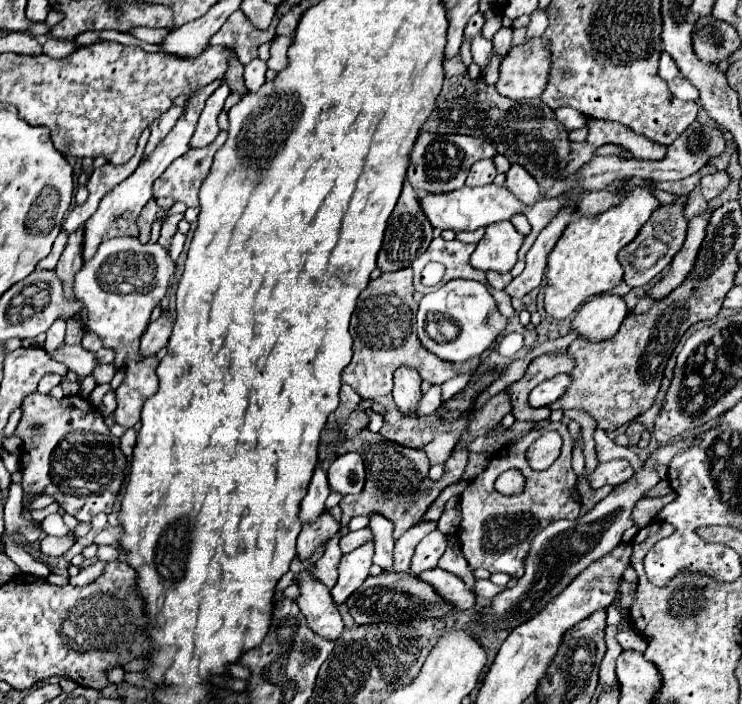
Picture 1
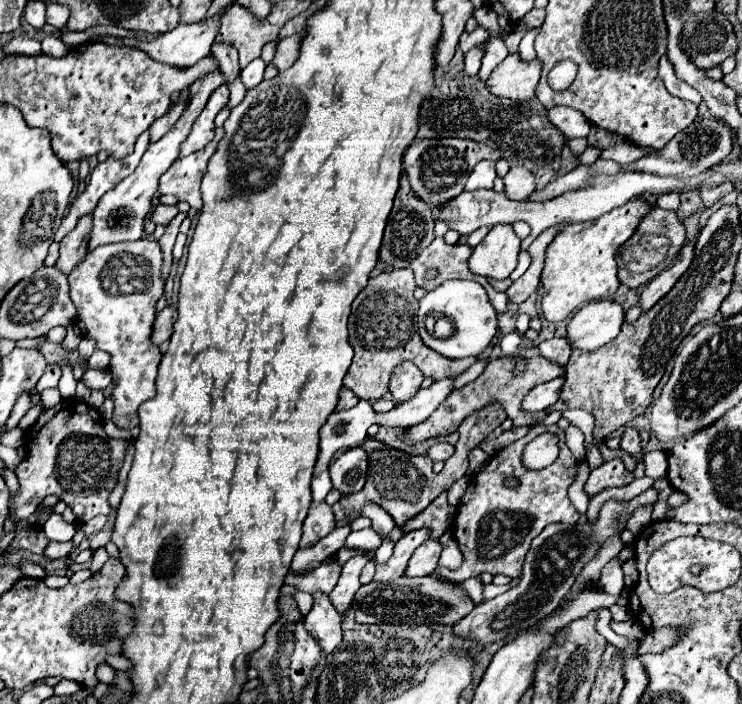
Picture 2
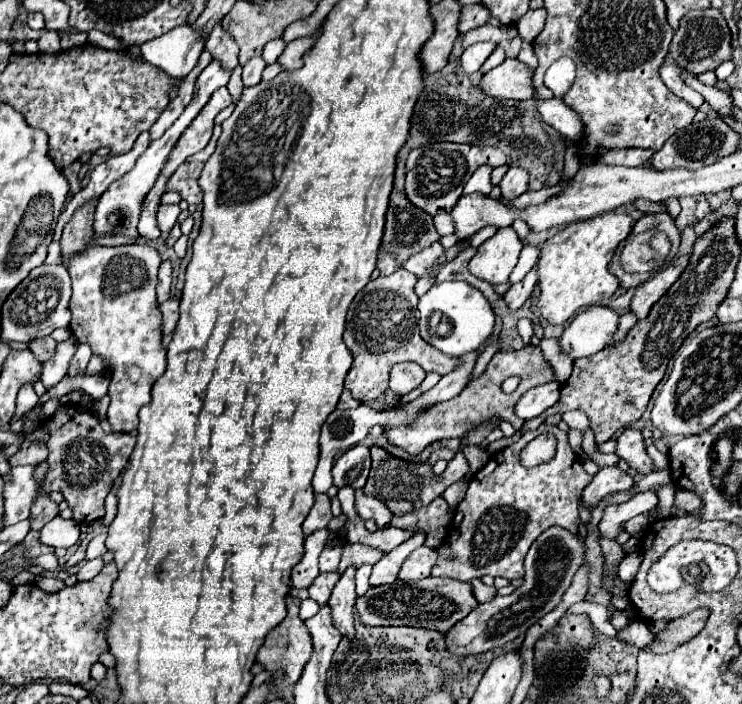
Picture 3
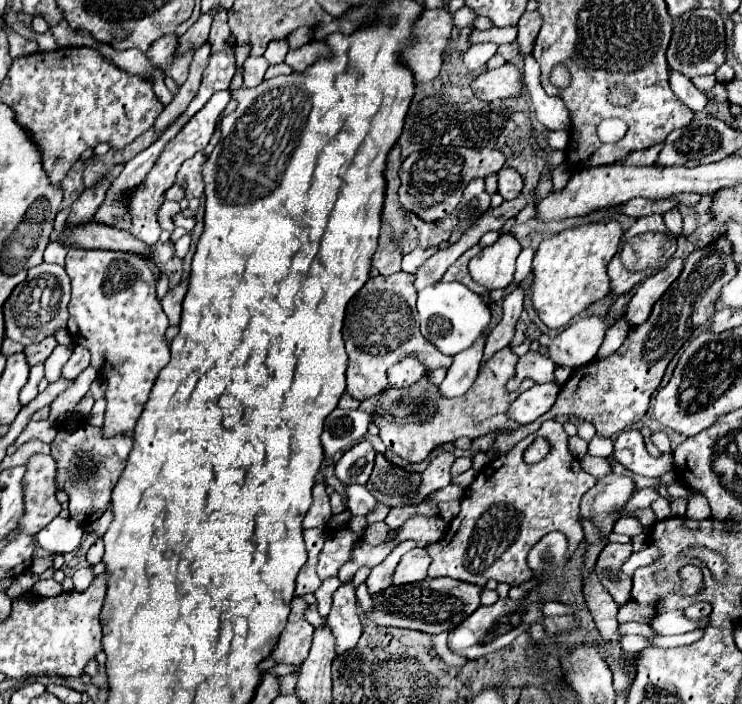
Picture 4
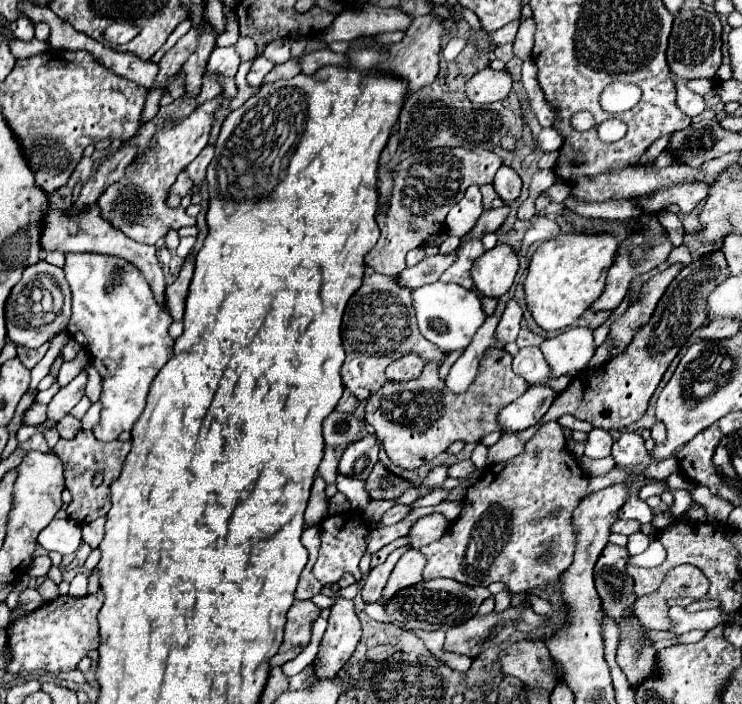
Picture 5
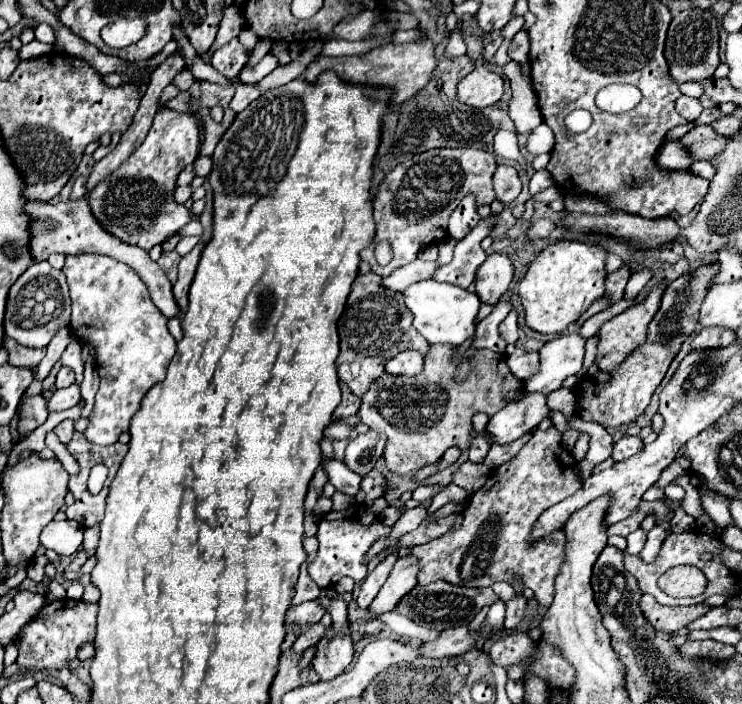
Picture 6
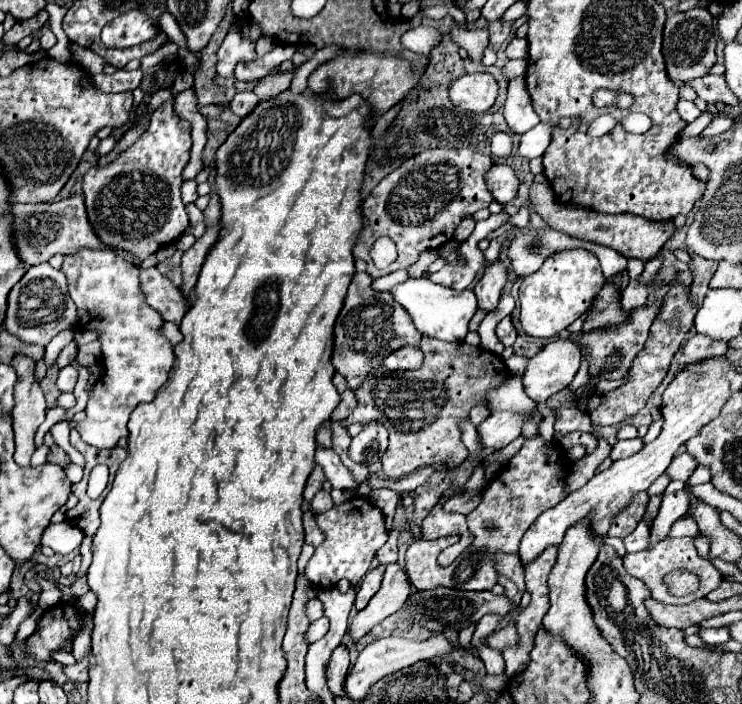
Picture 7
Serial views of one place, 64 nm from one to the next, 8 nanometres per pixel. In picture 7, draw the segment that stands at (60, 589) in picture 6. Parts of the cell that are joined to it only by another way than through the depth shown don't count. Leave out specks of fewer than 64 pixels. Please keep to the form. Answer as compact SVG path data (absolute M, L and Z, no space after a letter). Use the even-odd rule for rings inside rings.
M37 577L36 581L40 584L42 588L38 600L38 606L43 609L48 609L60 602L60 598L63 595L62 591L58 587L56 587L53 582L41 577Z

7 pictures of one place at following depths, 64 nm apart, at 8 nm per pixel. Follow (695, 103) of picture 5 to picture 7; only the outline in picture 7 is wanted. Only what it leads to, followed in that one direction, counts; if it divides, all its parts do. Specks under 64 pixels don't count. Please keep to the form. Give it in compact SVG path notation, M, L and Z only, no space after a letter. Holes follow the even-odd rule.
M684 98L678 100L676 110L678 110L678 114L680 114L686 122L692 122L692 120L696 120L696 118L702 114L702 112L696 108L694 102L688 102L688 100L684 100Z

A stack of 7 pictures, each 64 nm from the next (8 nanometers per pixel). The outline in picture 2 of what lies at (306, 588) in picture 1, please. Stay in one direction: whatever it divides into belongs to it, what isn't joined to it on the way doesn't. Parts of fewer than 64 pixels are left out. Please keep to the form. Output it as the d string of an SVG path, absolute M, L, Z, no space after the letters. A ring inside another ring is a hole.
M314 592L312 608L304 616L306 630L316 638L324 652L332 652L342 642L342 616L332 608L328 594Z

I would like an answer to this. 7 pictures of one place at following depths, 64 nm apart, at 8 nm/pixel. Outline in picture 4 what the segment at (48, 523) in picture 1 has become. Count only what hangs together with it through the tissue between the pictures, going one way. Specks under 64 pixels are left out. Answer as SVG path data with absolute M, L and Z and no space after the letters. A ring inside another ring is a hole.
M56 516L42 532L36 534L36 542L40 548L48 550L50 554L66 554L80 546L84 528L74 518L60 518Z

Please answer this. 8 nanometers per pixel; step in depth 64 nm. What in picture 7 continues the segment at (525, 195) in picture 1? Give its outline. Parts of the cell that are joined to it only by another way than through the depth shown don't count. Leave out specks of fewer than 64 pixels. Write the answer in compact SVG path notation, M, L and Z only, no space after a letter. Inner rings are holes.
M494 164L488 170L486 182L488 182L488 188L490 188L494 200L500 202L500 204L512 202L518 194L518 184L520 182L518 182L514 170L508 164Z

